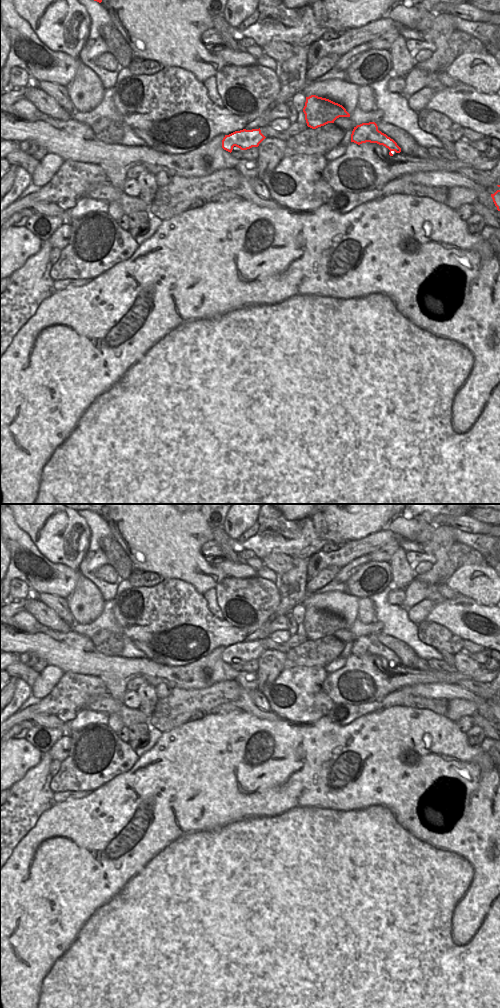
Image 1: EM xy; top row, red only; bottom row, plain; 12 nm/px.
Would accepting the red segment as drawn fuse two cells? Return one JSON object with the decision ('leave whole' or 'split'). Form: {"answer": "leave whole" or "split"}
{"answer": "split"}

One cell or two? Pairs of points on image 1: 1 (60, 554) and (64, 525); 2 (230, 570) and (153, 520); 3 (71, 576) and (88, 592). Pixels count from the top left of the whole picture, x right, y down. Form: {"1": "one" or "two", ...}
{"1": "one", "2": "two", "3": "two"}

